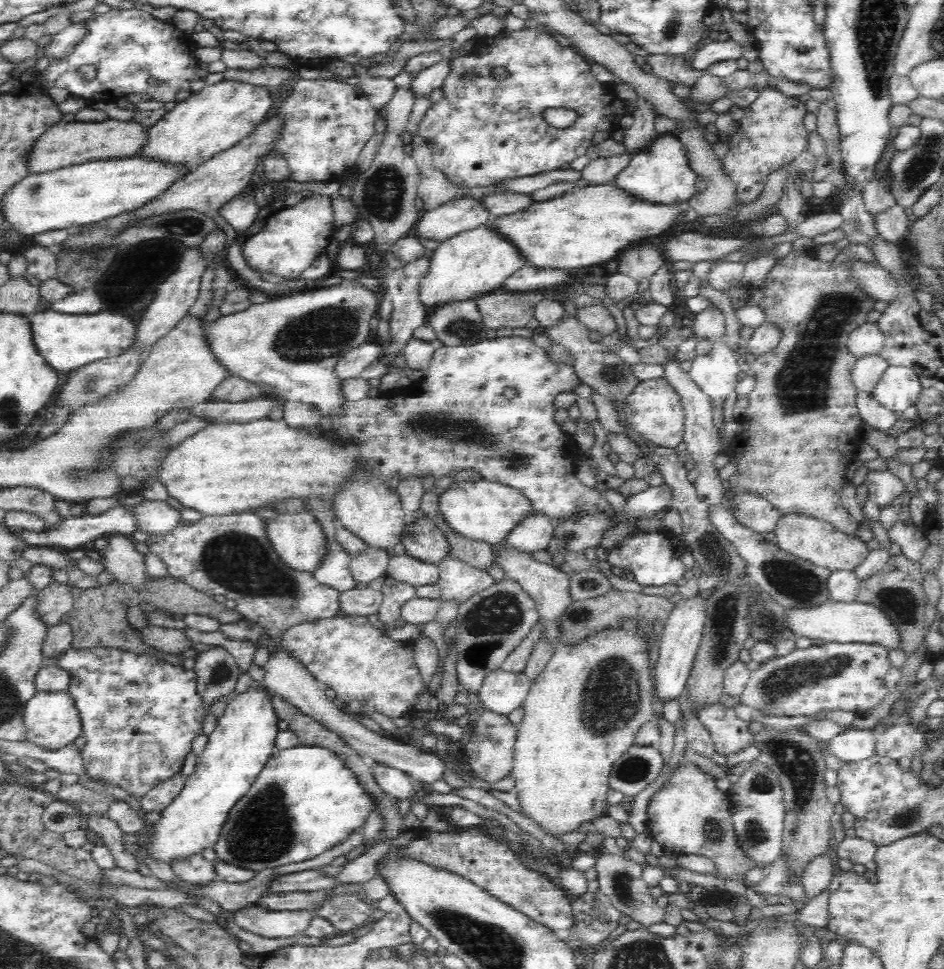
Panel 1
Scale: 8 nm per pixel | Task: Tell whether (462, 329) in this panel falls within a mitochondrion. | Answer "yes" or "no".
yes

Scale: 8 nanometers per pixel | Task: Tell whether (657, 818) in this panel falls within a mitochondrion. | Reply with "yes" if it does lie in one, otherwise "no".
no

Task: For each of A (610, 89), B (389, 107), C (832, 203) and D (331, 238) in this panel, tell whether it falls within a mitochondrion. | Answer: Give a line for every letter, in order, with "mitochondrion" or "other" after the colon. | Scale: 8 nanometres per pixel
A: other
B: other
C: other
D: other

